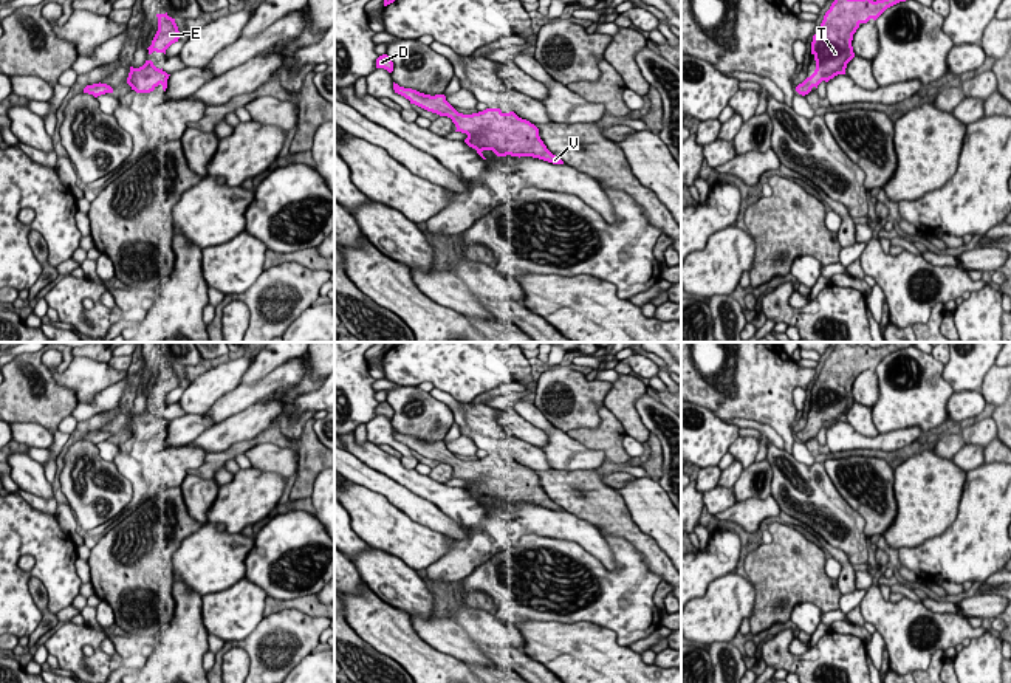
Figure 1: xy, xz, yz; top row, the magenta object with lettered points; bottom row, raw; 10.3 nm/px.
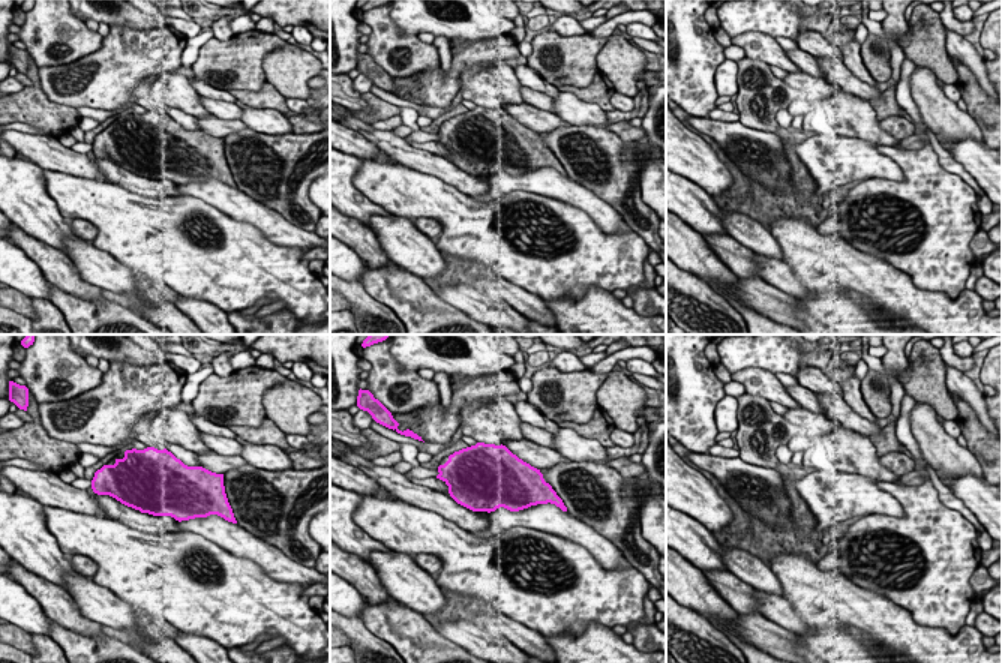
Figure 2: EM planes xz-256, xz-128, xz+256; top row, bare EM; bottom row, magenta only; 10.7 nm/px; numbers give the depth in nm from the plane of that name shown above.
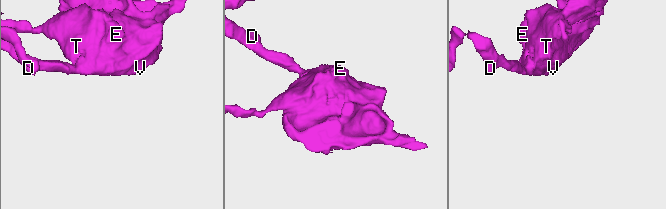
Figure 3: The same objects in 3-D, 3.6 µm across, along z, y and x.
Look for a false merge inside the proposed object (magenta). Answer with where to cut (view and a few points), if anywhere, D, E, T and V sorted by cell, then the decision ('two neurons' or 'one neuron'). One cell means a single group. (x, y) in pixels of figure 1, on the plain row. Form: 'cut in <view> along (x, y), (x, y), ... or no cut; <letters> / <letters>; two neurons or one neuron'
no cut; D E T V; one neuron

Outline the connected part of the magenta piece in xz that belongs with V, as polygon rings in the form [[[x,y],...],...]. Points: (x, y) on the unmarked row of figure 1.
[[[393,429],[395,440],[404,443],[427,458],[447,463],[457,477],[466,480],[464,489],[483,503],[483,497],[492,497],[497,503],[533,503],[553,511],[564,511],[553,502],[539,483],[539,475],[514,458],[503,460],[500,455],[486,455],[478,460],[458,460],[444,441],[424,441],[412,435],[399,434]]]

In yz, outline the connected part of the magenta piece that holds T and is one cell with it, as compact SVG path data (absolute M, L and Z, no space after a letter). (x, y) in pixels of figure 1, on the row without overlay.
M836 342L813 383L811 401L816 407L816 417L796 434L796 438L805 443L822 427L828 429L838 421L845 421L847 410L855 404L852 387L859 372L870 366L876 367L887 355L909 345L912 342L889 342L873 348L869 344Z

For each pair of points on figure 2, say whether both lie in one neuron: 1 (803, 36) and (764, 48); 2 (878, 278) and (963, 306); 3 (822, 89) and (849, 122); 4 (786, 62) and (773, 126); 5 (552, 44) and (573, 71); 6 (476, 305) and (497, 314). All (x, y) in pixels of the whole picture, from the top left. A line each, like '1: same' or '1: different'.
1: same
2: same
3: different
4: different
5: same
6: same

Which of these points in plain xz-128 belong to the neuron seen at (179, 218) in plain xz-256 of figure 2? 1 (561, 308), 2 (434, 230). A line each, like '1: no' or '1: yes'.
1: no
2: no

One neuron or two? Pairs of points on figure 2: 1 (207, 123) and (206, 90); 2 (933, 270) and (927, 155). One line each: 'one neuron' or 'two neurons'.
1: one neuron
2: one neuron

